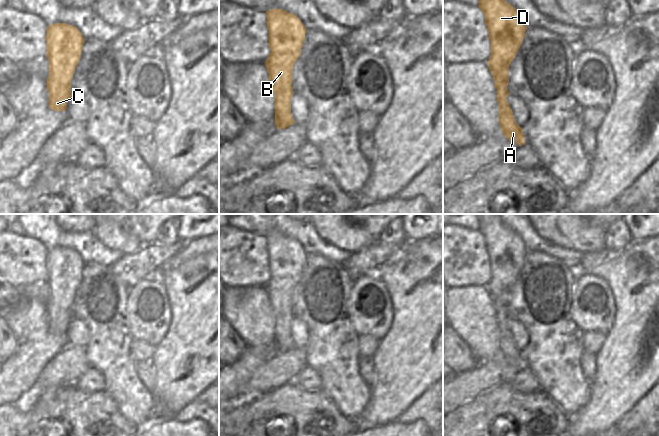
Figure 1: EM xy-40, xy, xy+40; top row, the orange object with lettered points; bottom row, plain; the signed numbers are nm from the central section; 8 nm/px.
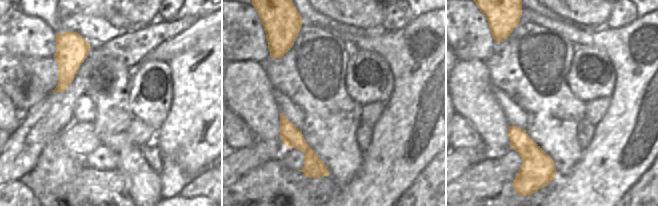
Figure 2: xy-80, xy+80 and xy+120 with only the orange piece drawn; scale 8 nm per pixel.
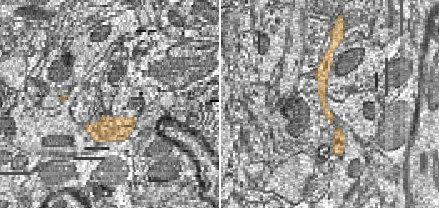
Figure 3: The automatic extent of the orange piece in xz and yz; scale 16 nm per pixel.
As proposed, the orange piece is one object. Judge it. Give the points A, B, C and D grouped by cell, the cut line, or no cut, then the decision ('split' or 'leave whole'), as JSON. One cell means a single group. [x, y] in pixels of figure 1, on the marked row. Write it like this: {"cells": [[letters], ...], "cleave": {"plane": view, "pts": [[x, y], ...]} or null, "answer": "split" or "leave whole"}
{"cells": [["A", "B", "C", "D"]], "cleave": null, "answer": "leave whole"}

